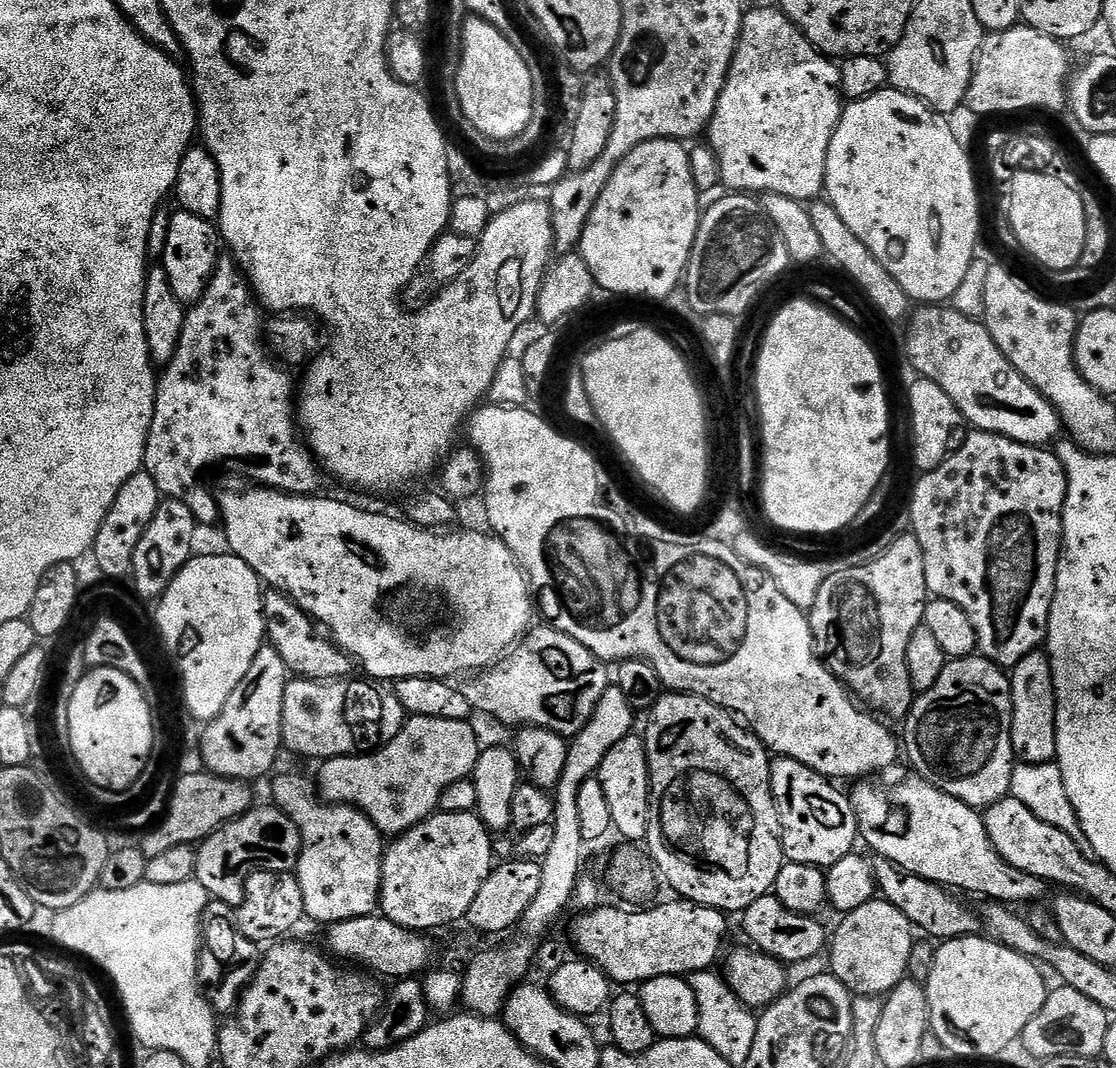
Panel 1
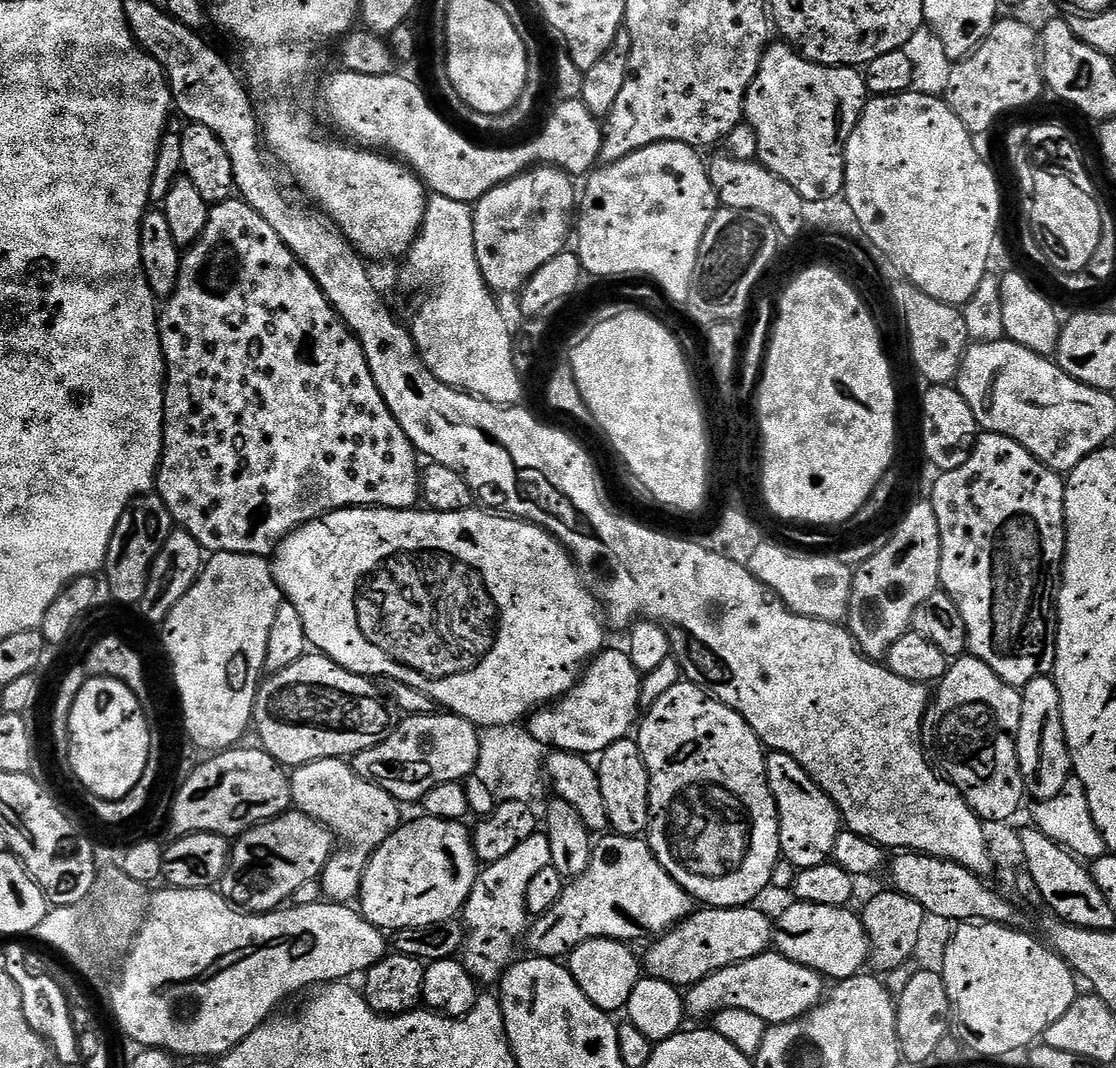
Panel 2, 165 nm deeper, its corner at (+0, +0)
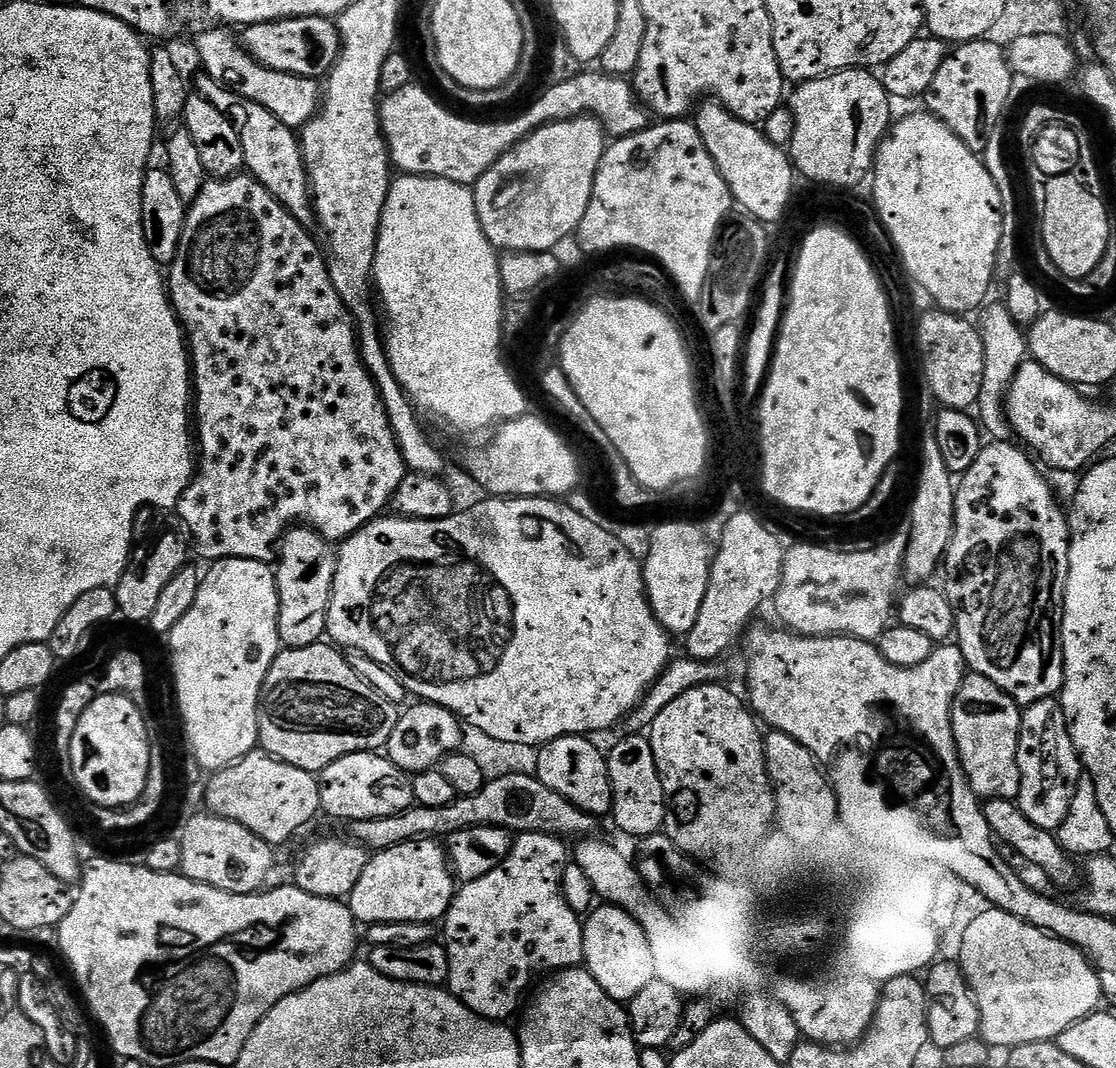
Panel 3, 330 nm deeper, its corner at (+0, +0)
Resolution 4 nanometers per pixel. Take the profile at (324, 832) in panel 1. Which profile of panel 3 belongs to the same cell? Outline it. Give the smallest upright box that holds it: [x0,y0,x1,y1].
[318,751,414,822]

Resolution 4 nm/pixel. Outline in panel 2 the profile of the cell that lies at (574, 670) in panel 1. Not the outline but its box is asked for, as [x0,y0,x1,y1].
[527,647,642,757]

